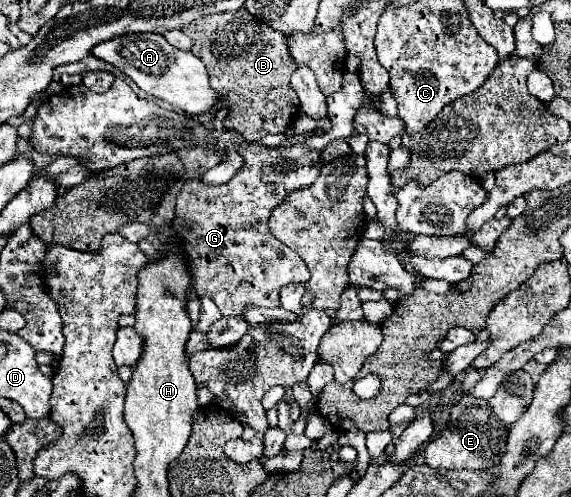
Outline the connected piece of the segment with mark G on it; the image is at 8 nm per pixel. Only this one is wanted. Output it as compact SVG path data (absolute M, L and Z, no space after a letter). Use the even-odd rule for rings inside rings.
M237 143L239 155L245 159L245 165L235 177L225 185L203 185L199 179L187 181L175 209L175 237L183 245L183 255L187 259L189 275L193 277L191 291L197 297L211 297L219 307L221 315L235 317L241 315L243 309L249 307L279 307L279 291L287 283L307 283L309 269L287 245L275 239L269 231L269 215L275 205L281 205L285 197L295 189L311 187L319 169L323 167L319 153L309 149L305 143L297 143L293 147L263 147L259 143Z

